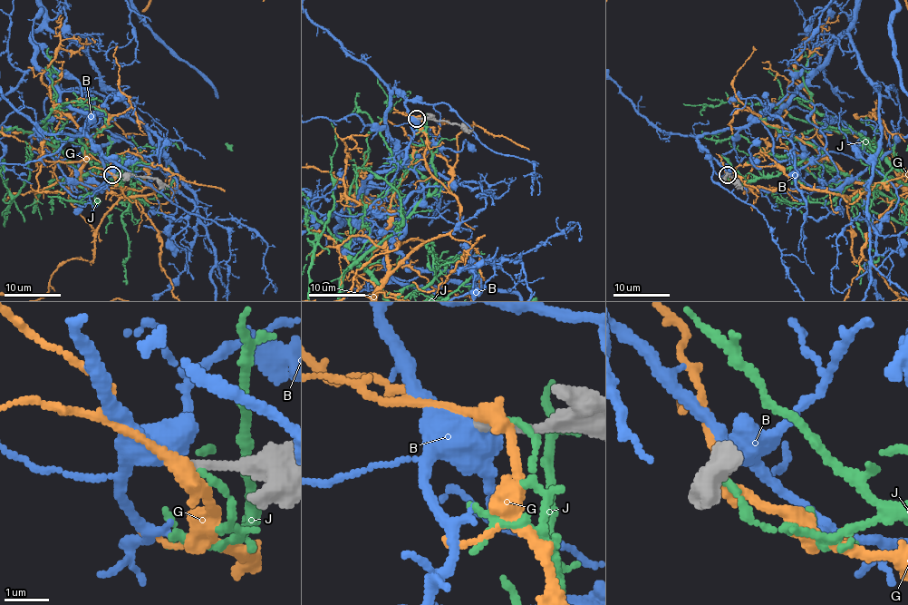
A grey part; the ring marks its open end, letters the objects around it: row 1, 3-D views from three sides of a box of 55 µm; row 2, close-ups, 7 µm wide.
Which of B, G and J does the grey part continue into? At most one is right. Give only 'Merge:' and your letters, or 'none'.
Merge: none

